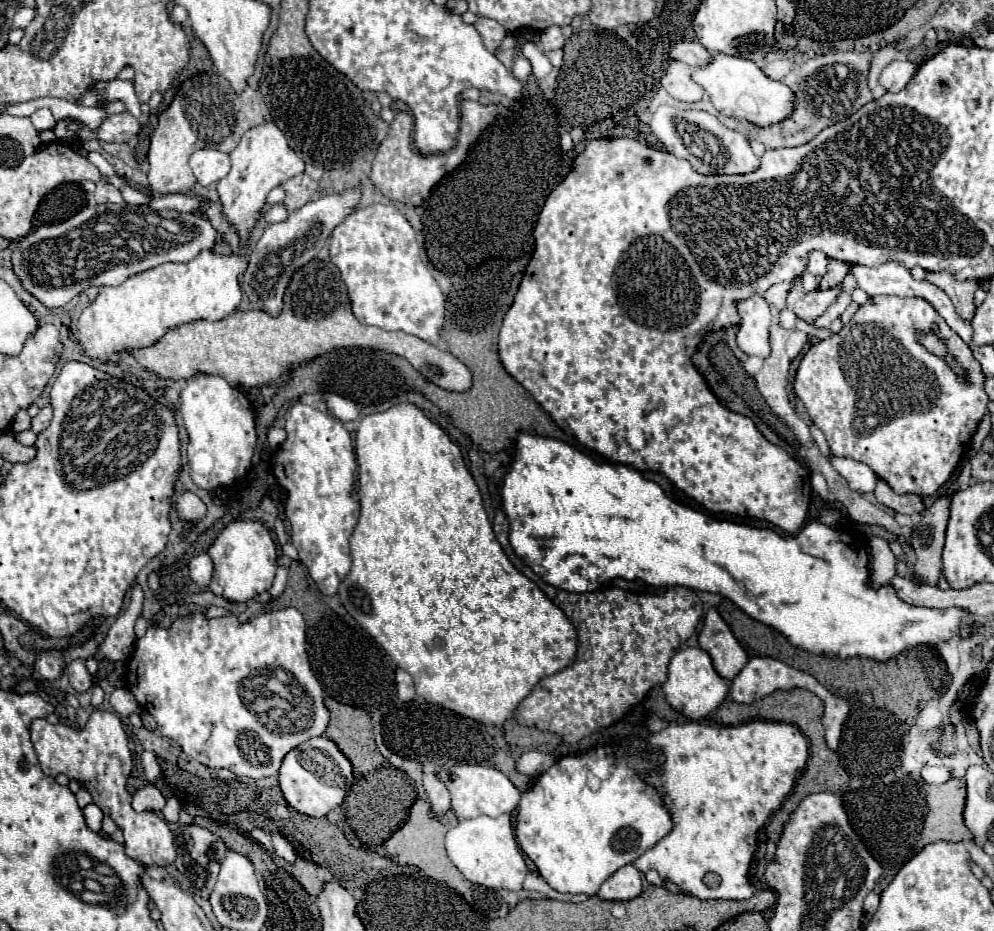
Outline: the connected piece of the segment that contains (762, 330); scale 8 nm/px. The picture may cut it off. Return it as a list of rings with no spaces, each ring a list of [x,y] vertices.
[[[750,296],[746,300],[736,302],[736,310],[740,314],[736,342],[742,352],[748,356],[766,358],[770,354],[768,346],[768,328],[772,322],[772,314],[762,296]]]

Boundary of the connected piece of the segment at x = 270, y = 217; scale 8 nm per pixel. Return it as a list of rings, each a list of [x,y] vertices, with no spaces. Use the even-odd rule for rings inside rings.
[[[276,204],[268,212],[264,212],[264,218],[268,224],[278,224],[278,222],[286,220],[290,214],[292,214],[292,210],[288,210],[284,204]]]

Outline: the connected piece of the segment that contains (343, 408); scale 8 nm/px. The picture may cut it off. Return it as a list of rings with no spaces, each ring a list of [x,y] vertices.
[[[326,394],[326,404],[332,410],[332,414],[336,418],[340,418],[342,422],[358,418],[358,408],[356,408],[356,404],[352,400],[346,400],[346,398],[338,396],[338,394]]]

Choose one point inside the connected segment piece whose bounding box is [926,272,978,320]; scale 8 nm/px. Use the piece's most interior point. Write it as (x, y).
(960, 291)

